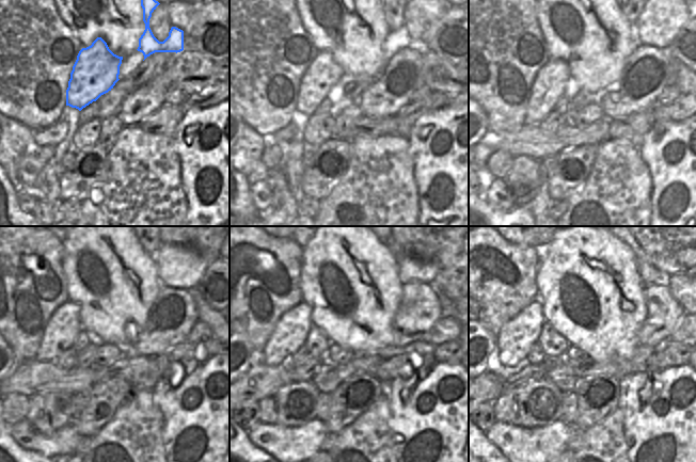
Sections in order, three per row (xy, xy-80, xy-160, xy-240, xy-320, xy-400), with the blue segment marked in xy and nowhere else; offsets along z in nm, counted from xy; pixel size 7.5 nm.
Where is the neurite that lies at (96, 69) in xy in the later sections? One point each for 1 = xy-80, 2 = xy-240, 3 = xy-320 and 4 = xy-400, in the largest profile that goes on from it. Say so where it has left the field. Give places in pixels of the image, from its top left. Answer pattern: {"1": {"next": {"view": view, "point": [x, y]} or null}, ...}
{"1": {"next": {"view": "xy-80", "point": [328, 74]}}, "2": {"next": {"view": "xy-240", "point": [63, 327]}}, "3": {"next": {"view": "xy-320", "point": [290, 332]}}, "4": {"next": {"view": "xy-400", "point": [515, 339]}}}

